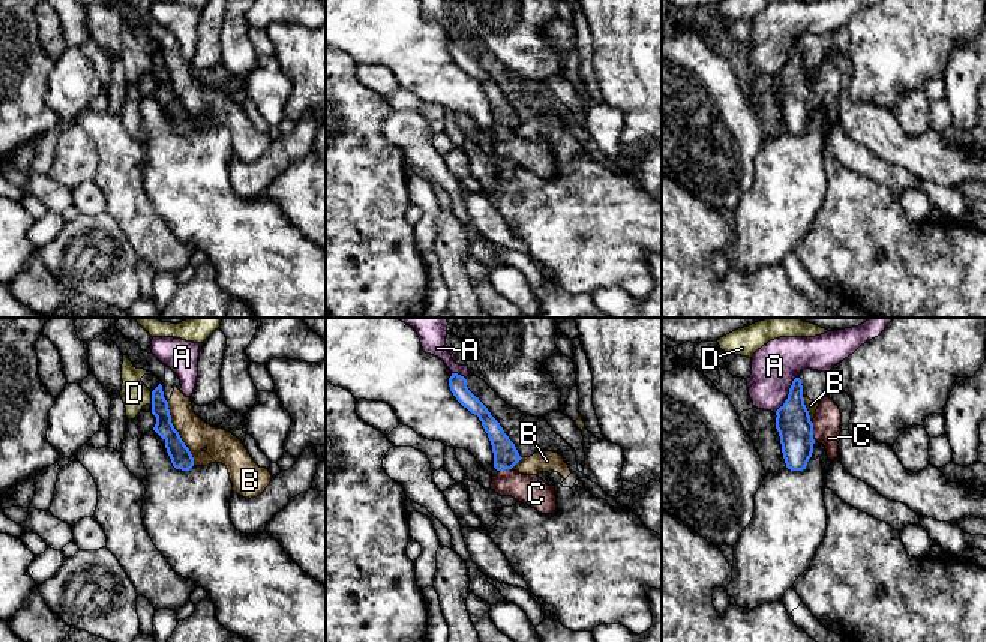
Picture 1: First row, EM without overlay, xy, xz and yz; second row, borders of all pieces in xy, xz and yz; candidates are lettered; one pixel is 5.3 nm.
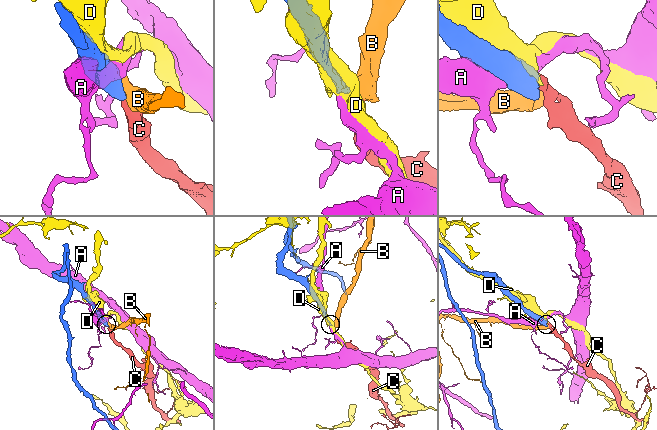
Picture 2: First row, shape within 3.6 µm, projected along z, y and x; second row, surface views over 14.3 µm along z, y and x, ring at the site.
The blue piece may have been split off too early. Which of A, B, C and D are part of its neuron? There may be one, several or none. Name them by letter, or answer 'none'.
C

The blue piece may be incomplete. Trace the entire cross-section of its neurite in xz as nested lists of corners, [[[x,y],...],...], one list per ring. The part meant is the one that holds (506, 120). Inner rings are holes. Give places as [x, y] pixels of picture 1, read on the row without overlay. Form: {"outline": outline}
{"outline": [[[452,38],[449,51],[456,64],[479,81],[488,98],[494,117],[494,132],[498,135],[492,141],[491,154],[501,160],[512,160],[542,178],[554,178],[557,176],[555,150],[548,150],[537,140],[524,140],[512,134],[522,122],[500,87],[491,80],[479,62],[468,54],[464,40]]]}

